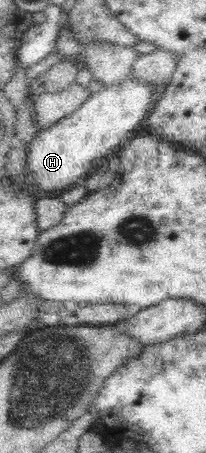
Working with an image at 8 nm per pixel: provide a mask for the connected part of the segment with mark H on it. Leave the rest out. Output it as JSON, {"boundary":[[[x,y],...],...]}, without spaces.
{"boundary":[[[131,74],[126,81],[118,85],[104,86],[97,91],[68,117],[63,117],[48,129],[40,133],[27,145],[26,171],[27,183],[36,190],[39,196],[50,191],[64,189],[68,185],[78,185],[96,162],[106,161],[111,152],[122,147],[132,135],[144,125],[144,119],[162,92],[163,86],[158,83],[138,81]]]}

